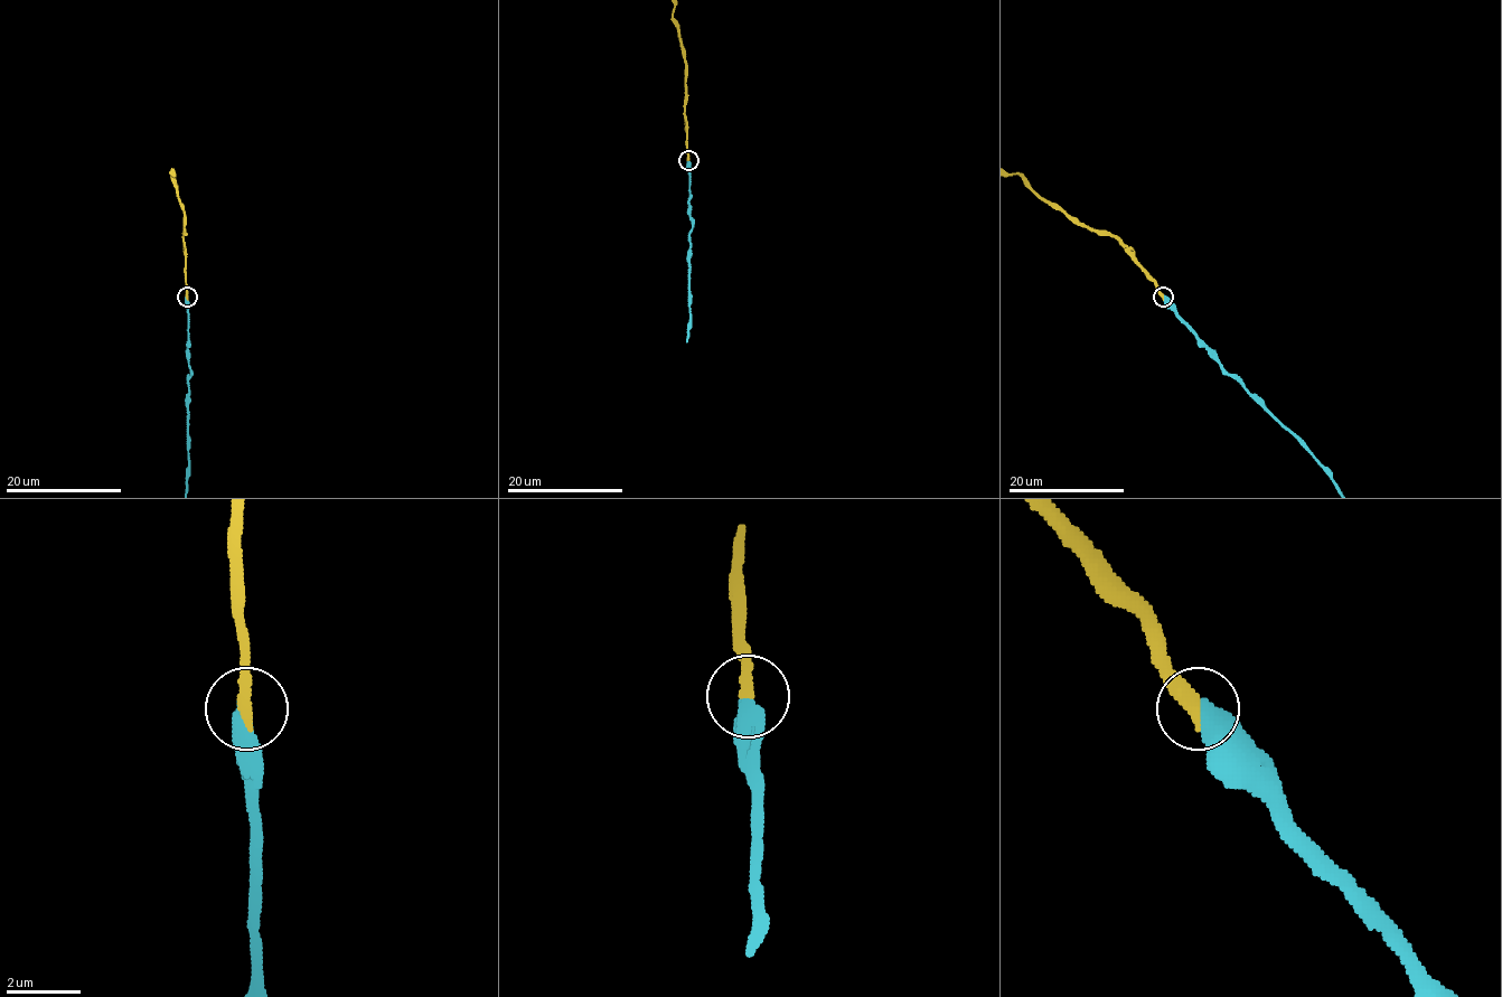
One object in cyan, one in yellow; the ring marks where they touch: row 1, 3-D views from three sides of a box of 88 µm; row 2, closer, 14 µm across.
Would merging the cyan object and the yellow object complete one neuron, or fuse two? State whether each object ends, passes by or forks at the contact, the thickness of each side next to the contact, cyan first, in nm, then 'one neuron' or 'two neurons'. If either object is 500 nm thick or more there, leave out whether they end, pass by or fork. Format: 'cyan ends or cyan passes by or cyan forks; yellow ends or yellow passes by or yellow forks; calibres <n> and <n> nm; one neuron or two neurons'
cyan ends; yellow ends; calibres 480 and 400 nm; one neuron

